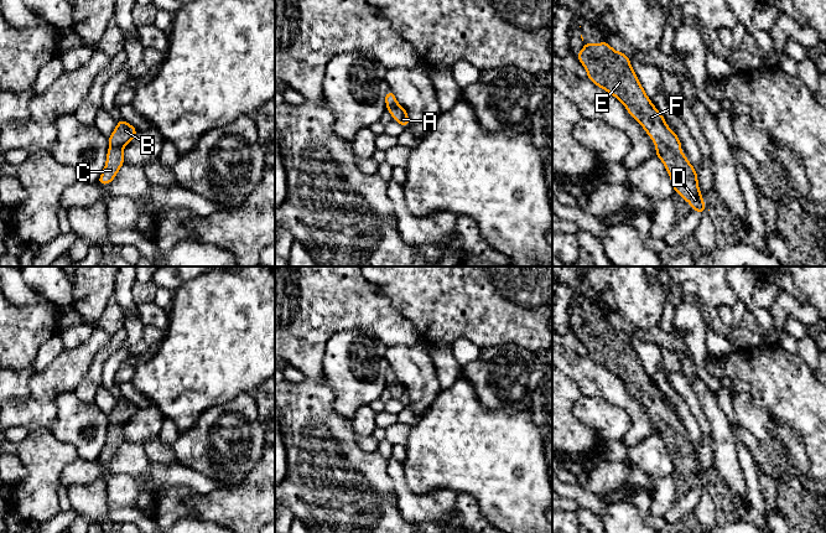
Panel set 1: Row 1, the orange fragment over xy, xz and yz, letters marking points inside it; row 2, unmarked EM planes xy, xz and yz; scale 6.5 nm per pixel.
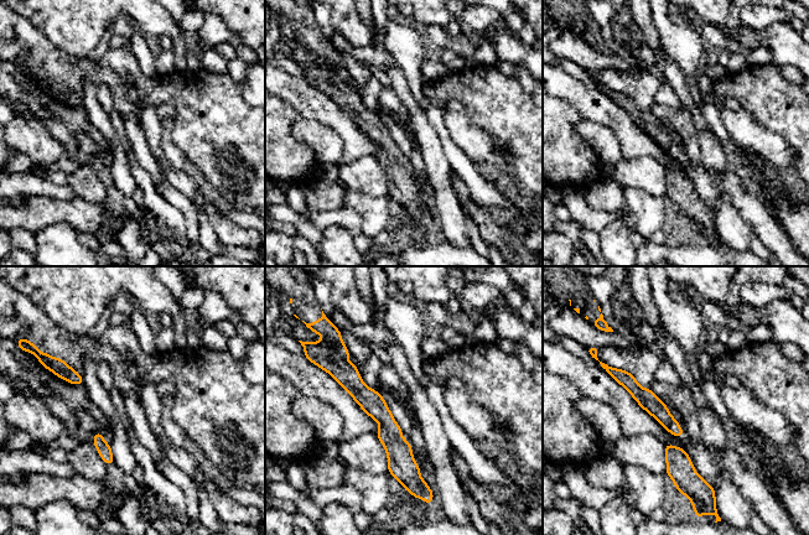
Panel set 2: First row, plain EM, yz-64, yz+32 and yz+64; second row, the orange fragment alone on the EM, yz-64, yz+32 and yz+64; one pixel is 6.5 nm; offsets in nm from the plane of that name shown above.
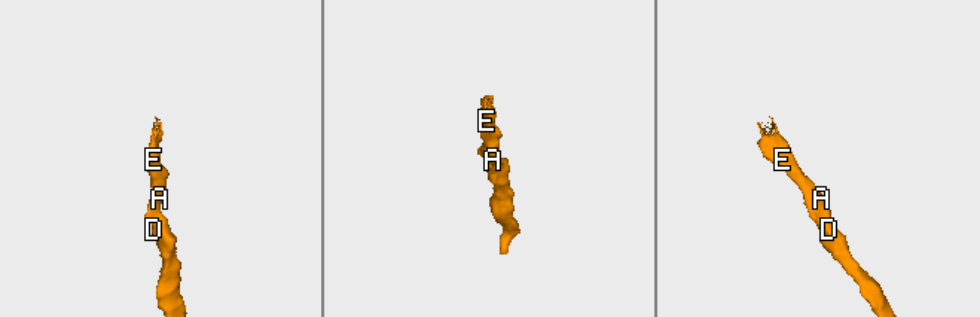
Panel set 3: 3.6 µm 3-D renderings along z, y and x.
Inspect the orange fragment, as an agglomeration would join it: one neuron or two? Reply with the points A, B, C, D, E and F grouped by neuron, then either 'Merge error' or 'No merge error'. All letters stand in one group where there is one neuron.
Groups: A B C D E F. No merge error

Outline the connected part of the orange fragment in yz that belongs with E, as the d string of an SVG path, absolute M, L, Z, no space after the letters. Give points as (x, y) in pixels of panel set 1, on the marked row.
M606 41L599 45L585 43L576 57L586 68L588 78L618 98L653 139L656 156L664 162L675 192L696 212L706 211L698 188L697 172L681 152L677 135L665 124L664 117L645 94L629 57L614 51Z

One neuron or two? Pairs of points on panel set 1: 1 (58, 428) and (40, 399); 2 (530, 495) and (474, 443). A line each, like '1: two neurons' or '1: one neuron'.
1: two neurons
2: one neuron

